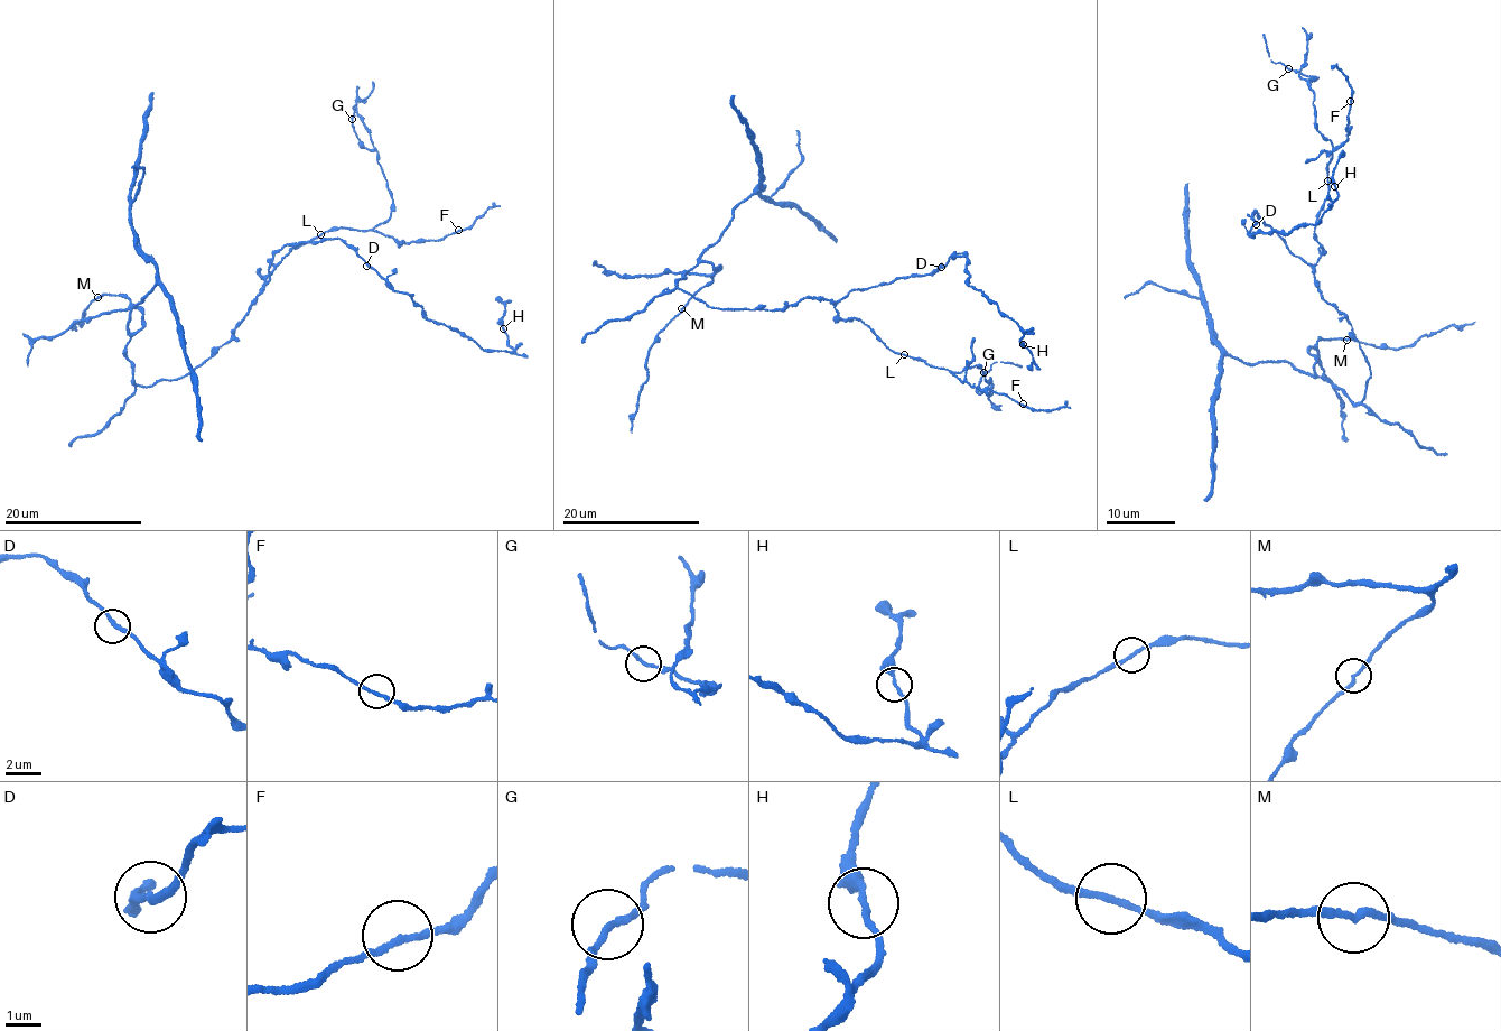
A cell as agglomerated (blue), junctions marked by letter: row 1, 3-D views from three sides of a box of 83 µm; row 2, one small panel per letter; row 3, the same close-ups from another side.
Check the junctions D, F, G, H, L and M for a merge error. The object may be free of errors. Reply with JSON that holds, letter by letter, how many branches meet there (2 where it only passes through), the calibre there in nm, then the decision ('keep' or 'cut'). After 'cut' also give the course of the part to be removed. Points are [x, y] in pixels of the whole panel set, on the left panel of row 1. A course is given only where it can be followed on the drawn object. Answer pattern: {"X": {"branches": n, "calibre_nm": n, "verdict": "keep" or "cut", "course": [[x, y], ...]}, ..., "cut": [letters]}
{"D": {"branches": 2, "calibre_nm": 200, "verdict": "keep"}, "F": {"branches": 2, "calibre_nm": 170, "verdict": "keep"}, "G": {"branches": 2, "calibre_nm": 180, "verdict": "keep"}, "H": {"branches": 2, "calibre_nm": 190, "verdict": "keep"}, "L": {"branches": 2, "calibre_nm": 180, "verdict": "keep"}, "M": {"branches": 2, "calibre_nm": 190, "verdict": "keep"}, "cut": []}

